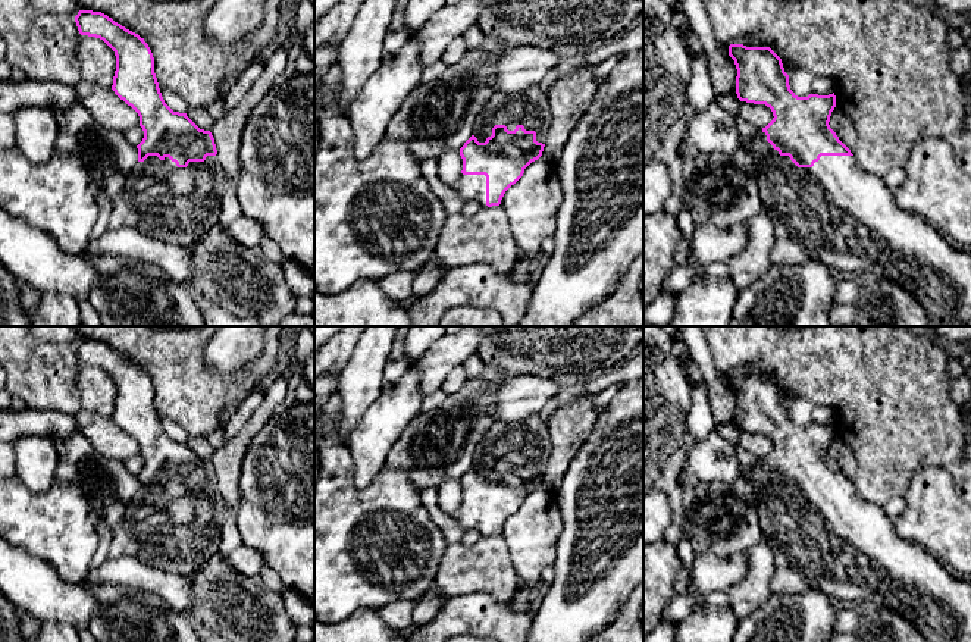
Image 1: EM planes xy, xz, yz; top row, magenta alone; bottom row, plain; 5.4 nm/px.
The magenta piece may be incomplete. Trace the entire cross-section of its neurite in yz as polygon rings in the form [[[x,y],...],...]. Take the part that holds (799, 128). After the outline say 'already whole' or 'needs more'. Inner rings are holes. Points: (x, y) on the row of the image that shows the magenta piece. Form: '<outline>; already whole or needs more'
[[[730,44],[729,56],[734,60],[737,76],[736,76],[736,94],[740,101],[765,104],[773,112],[773,120],[762,128],[762,134],[752,141],[742,141],[742,147],[751,151],[757,160],[758,182],[762,207],[773,225],[776,238],[790,238],[799,242],[809,257],[817,259],[837,273],[855,275],[862,278],[887,278],[892,282],[900,285],[905,291],[912,294],[920,306],[925,310],[928,319],[943,320],[964,326],[971,320],[971,251],[964,251],[950,245],[934,228],[925,223],[923,219],[902,210],[896,201],[892,188],[889,188],[883,178],[870,175],[859,167],[853,159],[851,150],[839,140],[836,132],[830,128],[830,116],[836,107],[836,95],[818,95],[809,94],[808,97],[798,97],[789,85],[789,75],[784,72],[782,59],[770,47],[746,47],[743,44]]]; needs more

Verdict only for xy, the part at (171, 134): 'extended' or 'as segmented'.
extended

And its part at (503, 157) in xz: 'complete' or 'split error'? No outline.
split error

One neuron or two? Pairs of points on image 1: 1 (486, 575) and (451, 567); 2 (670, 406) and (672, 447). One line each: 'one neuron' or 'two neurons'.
1: one neuron
2: one neuron

